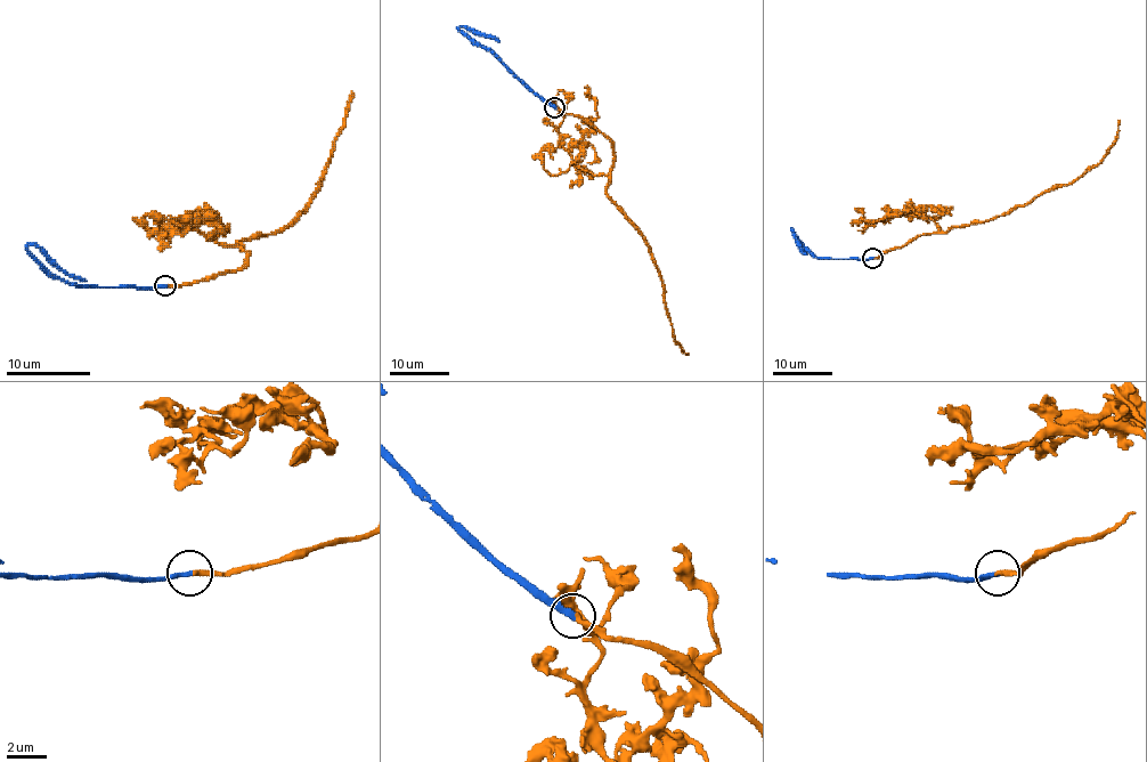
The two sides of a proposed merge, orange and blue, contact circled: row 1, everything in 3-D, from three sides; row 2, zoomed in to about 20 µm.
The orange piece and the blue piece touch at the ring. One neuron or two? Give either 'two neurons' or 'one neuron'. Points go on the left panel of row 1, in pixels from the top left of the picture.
one neuron

